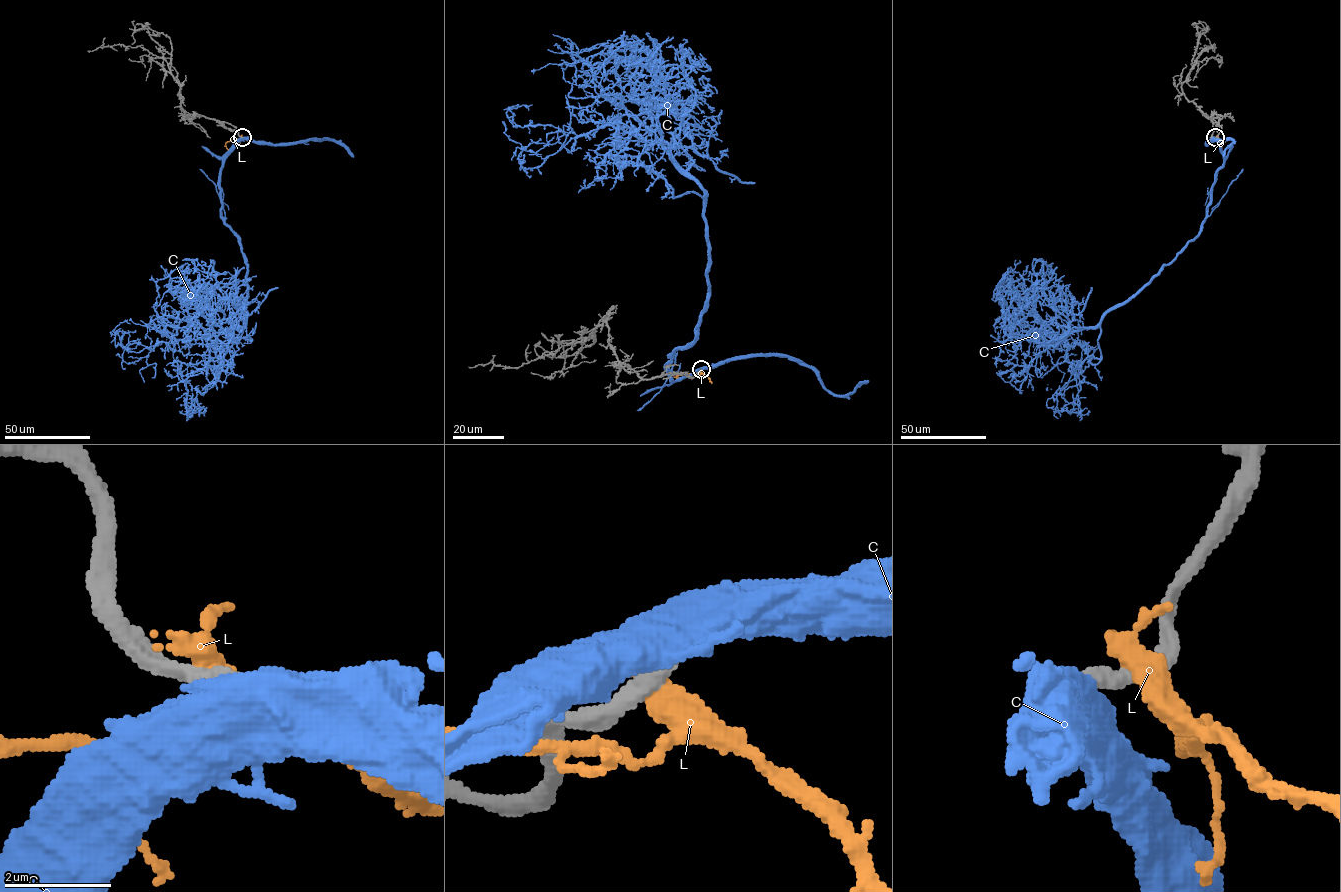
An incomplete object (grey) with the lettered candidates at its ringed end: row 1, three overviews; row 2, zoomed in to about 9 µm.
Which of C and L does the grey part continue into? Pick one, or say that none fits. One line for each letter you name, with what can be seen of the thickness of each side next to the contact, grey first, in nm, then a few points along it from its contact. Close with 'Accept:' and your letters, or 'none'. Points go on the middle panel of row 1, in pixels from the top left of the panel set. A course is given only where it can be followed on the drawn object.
C: calibres 360 and 850 nm; course (700, 369), (674, 381), (668, 363), (708, 291), (704, 192), (595, 91), (615, 52), (567, 43)
Accept: C

